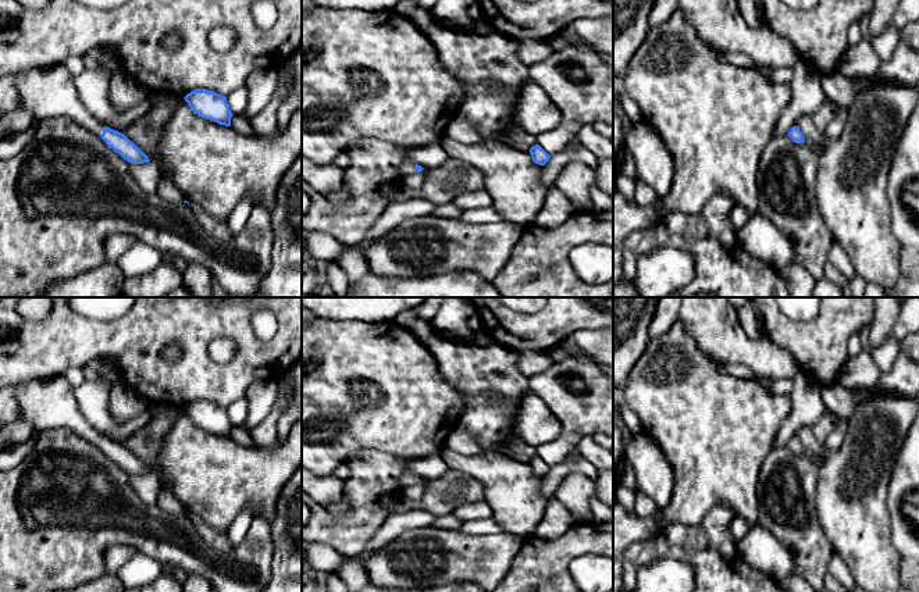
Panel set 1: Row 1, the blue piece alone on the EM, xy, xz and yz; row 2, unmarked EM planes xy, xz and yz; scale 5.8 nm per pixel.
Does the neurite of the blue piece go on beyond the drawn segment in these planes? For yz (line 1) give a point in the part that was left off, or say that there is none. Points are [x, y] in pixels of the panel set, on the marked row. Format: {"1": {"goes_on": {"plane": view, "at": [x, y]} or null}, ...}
{"1": {"goes_on": null}}

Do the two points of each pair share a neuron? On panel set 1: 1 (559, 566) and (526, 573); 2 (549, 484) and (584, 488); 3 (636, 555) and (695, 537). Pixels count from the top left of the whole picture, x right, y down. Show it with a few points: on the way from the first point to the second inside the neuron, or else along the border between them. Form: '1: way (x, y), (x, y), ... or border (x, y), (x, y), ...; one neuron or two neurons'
1: way (551, 566), (545, 566), (538, 573), (534, 573); one neuron
2: border (591, 478), (572, 471), (552, 495); two neurons
3: way (651, 549), (668, 542), (680, 542); one neuron

